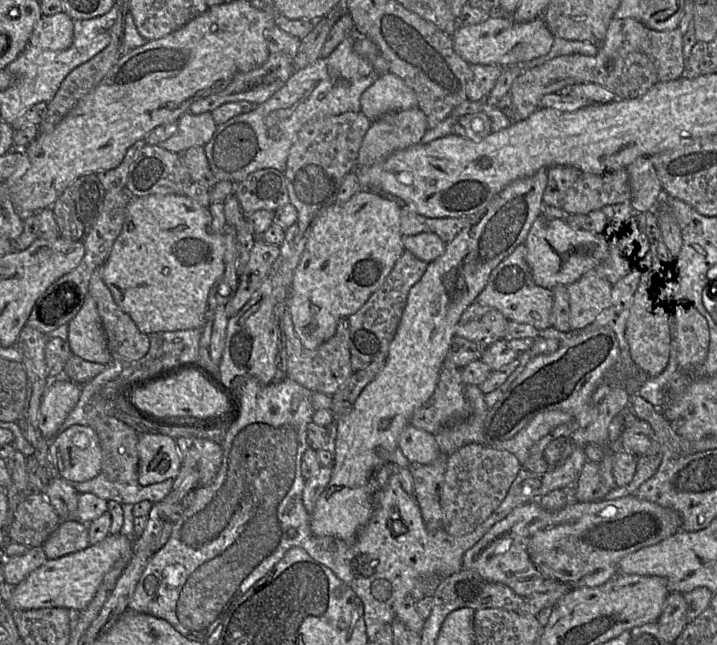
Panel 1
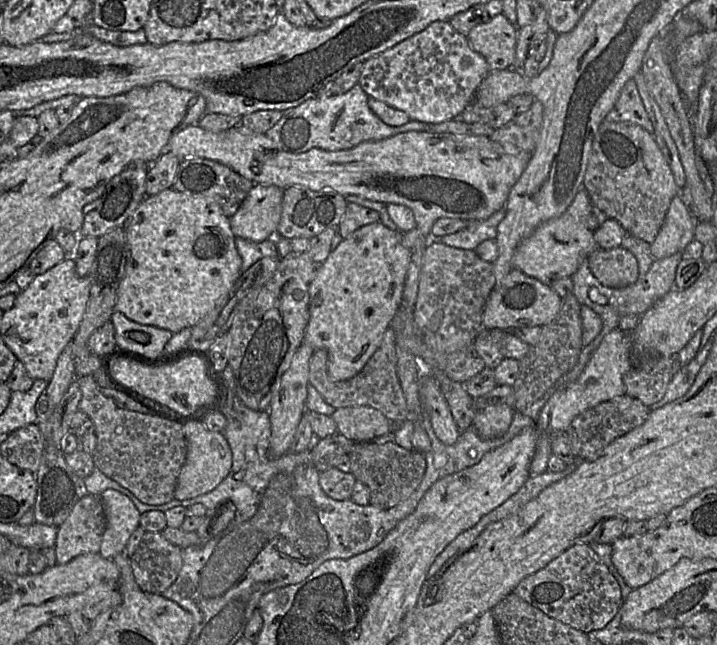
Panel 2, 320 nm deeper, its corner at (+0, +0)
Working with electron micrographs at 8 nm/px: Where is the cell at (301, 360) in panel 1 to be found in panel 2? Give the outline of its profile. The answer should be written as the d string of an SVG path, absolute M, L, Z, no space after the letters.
M391 327L385 331L379 347L363 369L354 377L345 381L331 379L327 372L327 352L323 349L314 350L309 360L308 382L335 409L350 406L369 406L386 416L393 423L394 428L411 418L406 397L397 376L396 337Z

